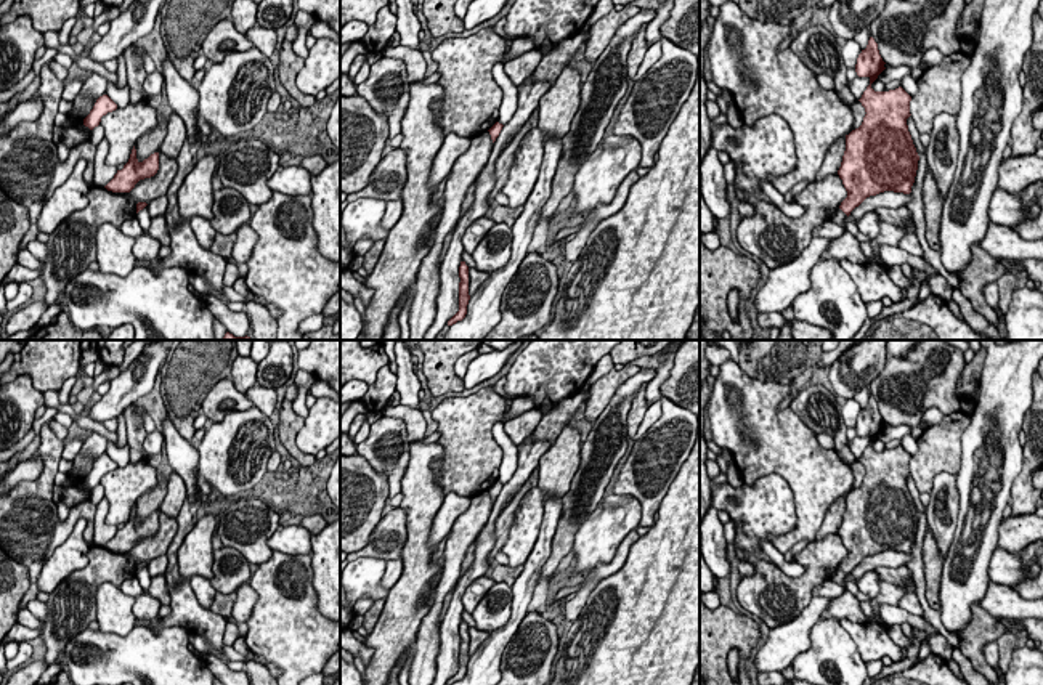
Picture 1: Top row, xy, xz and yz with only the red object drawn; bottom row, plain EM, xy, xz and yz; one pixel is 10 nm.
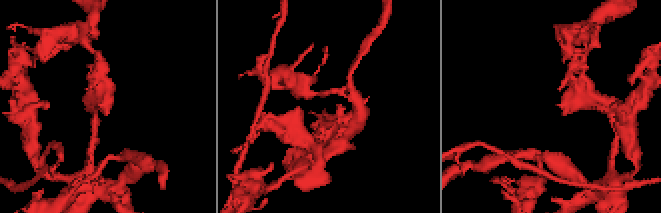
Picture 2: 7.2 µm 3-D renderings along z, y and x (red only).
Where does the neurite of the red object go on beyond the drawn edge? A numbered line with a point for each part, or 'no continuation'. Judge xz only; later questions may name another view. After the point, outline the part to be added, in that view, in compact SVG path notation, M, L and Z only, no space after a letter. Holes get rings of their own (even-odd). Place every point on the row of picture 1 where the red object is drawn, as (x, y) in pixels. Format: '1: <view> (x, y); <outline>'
no continuation

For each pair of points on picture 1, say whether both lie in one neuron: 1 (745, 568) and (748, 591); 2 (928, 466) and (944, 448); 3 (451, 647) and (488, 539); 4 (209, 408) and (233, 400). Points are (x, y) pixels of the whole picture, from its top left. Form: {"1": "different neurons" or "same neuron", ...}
{"1": "different neurons", "2": "same neuron", "3": "same neuron", "4": "same neuron"}

